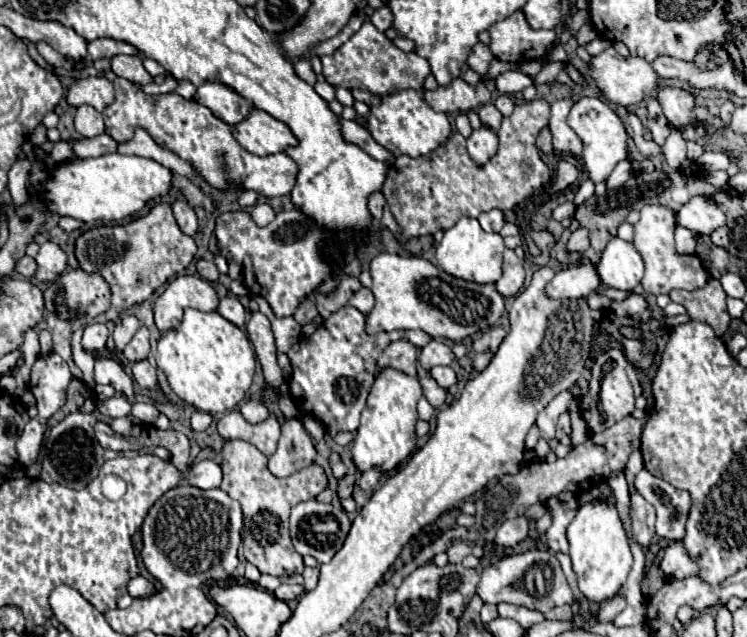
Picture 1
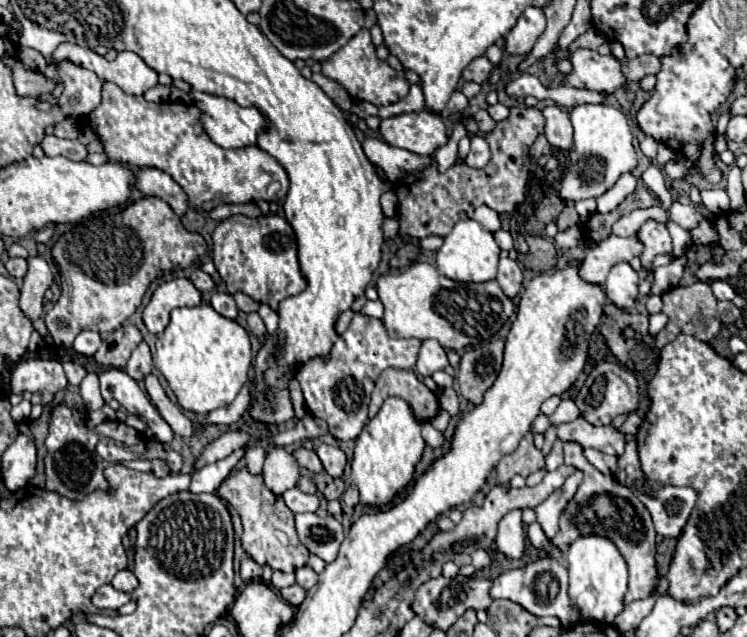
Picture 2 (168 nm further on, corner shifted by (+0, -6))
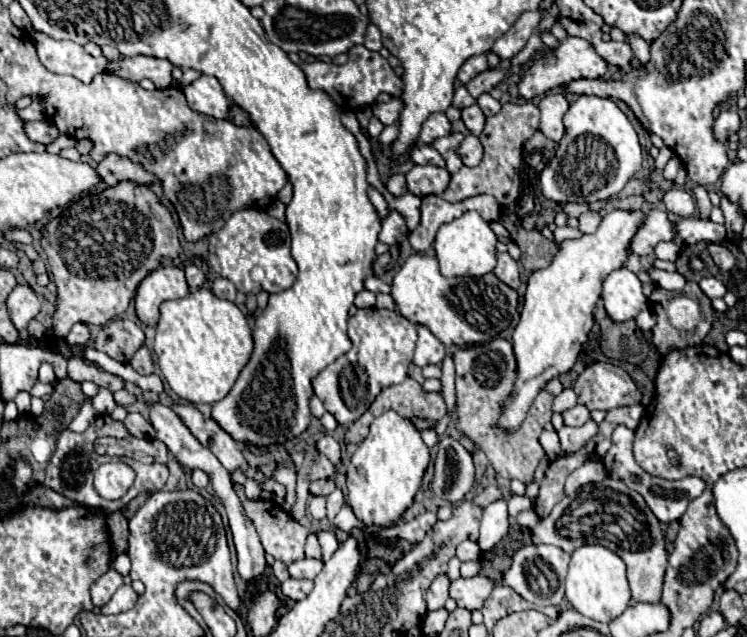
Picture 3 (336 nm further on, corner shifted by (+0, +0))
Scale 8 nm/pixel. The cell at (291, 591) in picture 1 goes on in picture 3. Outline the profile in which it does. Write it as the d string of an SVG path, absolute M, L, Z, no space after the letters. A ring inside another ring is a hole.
M288 579L282 583L282 593L292 601L300 601L312 591L312 587L314 583L308 579Z

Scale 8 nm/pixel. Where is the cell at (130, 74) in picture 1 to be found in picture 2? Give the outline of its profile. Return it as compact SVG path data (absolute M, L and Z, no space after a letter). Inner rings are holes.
M60 45L58 49L52 55L52 59L48 63L45 71L42 74L48 79L58 79L58 87L54 89L54 97L58 97L60 93L62 93L62 81L60 81L60 77L58 77L58 71L56 68L56 61L60 61L60 57L68 57L70 61L76 61L78 65L84 65L86 69L90 69L90 71L94 71L102 81L112 81L112 83L116 83L124 93L128 93L128 95L144 95L144 91L148 91L152 85L156 85L158 83L158 73L154 71L154 69L150 69L136 53L132 53L132 51L122 51L122 53L118 53L118 57L114 59L114 61L106 61L104 57L100 57L98 53L94 53L94 51L90 51L90 49L84 49L84 47L80 47L80 45Z

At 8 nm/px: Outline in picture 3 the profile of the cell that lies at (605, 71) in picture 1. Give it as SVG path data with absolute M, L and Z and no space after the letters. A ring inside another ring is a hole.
M566 37L556 51L546 51L546 53L538 55L536 61L532 61L530 71L526 71L526 75L520 81L520 95L524 99L532 99L532 97L544 95L546 91L550 91L554 87L560 87L560 85L564 85L572 79L604 77L606 69L608 69L606 61L596 53L596 49L588 41L584 41L580 37Z

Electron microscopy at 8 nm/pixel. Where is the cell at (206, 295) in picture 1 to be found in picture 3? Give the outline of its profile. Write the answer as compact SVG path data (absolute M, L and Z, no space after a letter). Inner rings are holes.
M162 267L152 271L136 293L136 315L144 325L156 327L160 319L160 305L168 299L182 299L190 293L184 271L178 267Z

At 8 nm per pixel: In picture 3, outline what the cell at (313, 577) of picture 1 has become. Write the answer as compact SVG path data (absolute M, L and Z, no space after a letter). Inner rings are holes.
M306 557L288 565L288 571L290 571L290 577L294 579L314 579L322 571L322 561Z

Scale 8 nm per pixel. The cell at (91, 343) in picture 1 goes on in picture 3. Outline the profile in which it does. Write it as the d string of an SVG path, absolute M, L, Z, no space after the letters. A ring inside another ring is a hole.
M76 323L66 337L68 345L86 345L90 341L90 329L84 323Z

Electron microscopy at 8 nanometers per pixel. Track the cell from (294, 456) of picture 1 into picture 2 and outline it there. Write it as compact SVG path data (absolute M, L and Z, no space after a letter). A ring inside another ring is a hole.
M300 447L293 452L293 456L308 471L312 471L312 473L320 473L322 471L322 463L320 463L315 451Z

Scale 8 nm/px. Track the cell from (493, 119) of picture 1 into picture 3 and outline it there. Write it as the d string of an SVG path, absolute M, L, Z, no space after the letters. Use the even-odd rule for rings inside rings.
M474 103L472 107L462 109L462 121L464 121L464 125L470 129L470 133L480 135L480 131L484 129L486 117L484 117L484 113L480 111L480 107Z

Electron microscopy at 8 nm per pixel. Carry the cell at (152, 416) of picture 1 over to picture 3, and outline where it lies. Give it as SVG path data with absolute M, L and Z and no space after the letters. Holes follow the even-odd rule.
M100 391L96 397L94 397L94 407L98 409L99 415L108 415L114 411L116 402L112 399L112 395L104 395L106 391Z

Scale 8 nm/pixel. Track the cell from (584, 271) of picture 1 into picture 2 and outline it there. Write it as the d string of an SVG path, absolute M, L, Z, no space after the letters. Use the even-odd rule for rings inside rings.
M638 235L606 237L604 241L600 241L598 247L586 253L582 267L580 267L580 275L590 283L602 285L608 277L610 267L622 261L630 261L632 257L640 257L642 251L644 251L644 245Z

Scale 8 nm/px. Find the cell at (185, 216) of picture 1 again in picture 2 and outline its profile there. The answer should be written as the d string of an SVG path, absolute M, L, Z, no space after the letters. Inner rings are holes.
M148 167L148 169L138 169L136 179L134 179L134 189L138 189L144 195L154 195L166 201L176 215L184 215L188 209L188 199L186 193L180 189L180 185L164 171Z

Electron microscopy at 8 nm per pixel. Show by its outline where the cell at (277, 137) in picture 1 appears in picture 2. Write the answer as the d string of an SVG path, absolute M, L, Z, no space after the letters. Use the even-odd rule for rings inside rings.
M192 91L190 99L194 101L194 105L202 111L202 125L204 131L208 133L208 137L220 145L220 147L244 147L244 145L256 145L256 137L260 131L266 129L266 121L260 115L260 111L256 107L240 107L236 101L226 99L226 97L218 97L218 95L210 95L210 93L200 93L200 91Z

